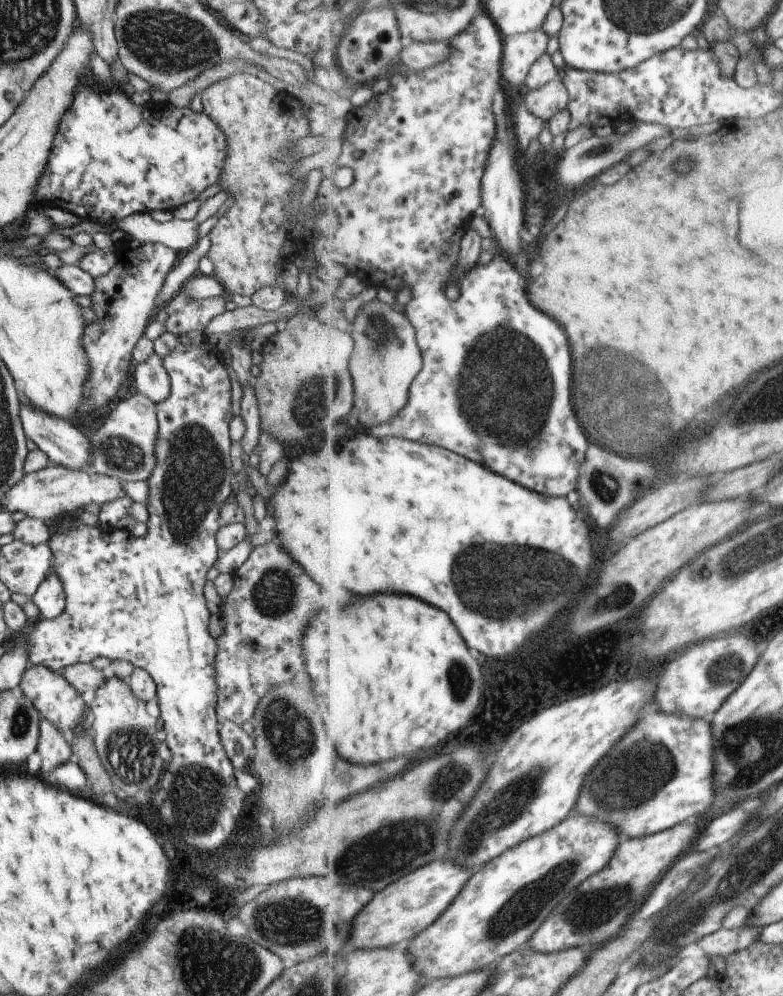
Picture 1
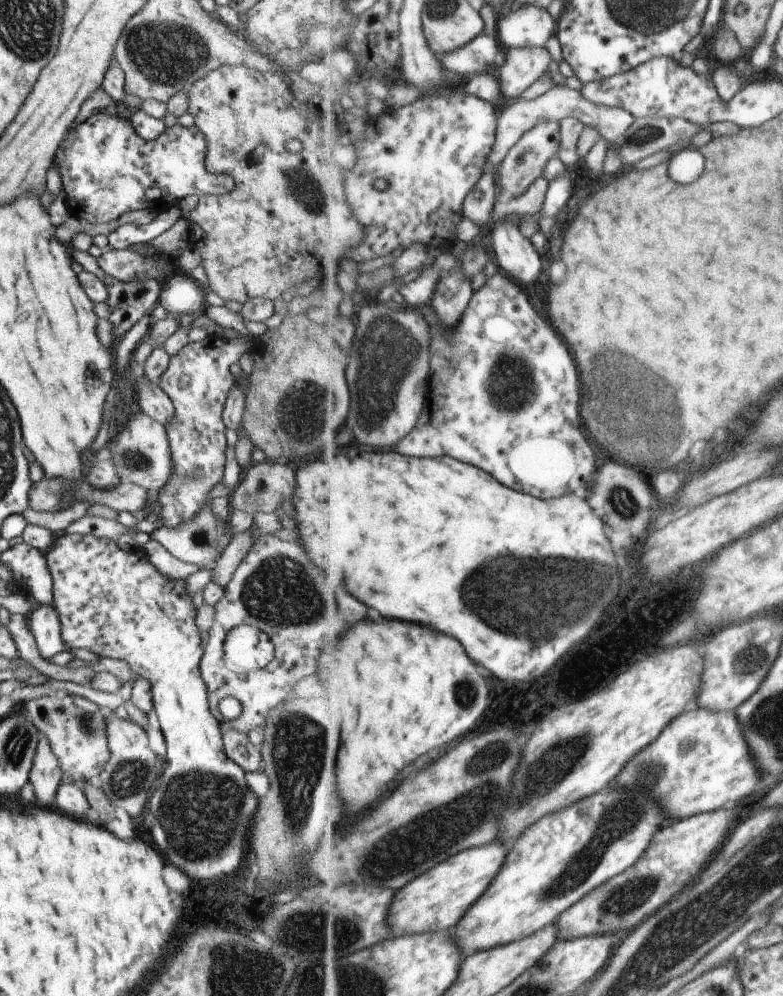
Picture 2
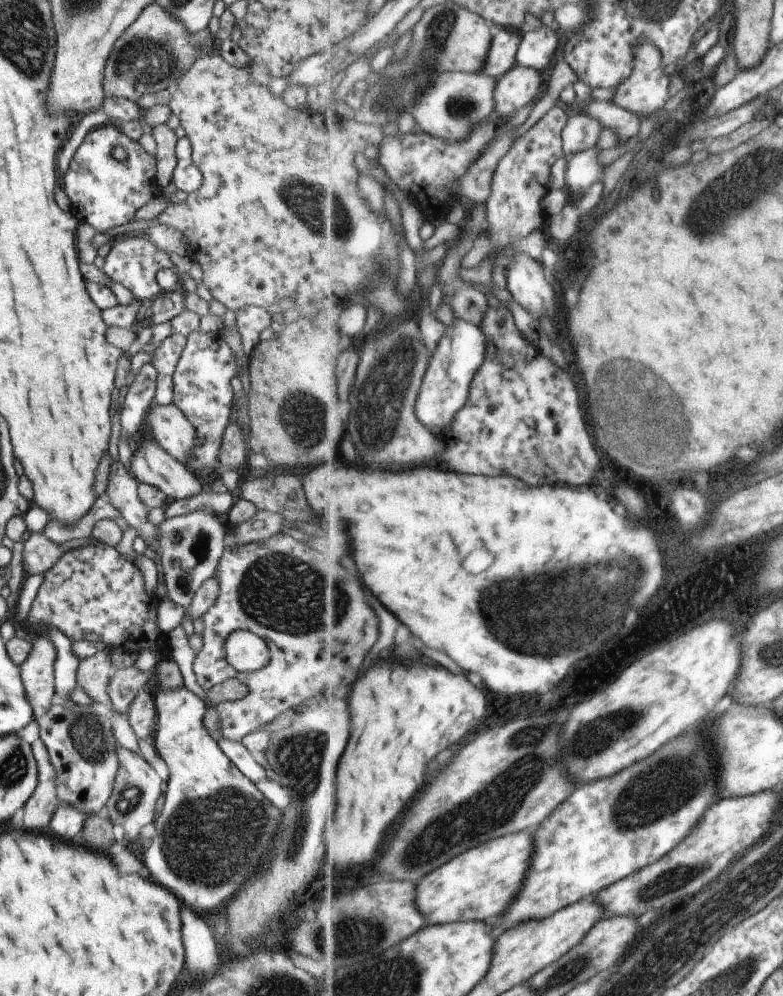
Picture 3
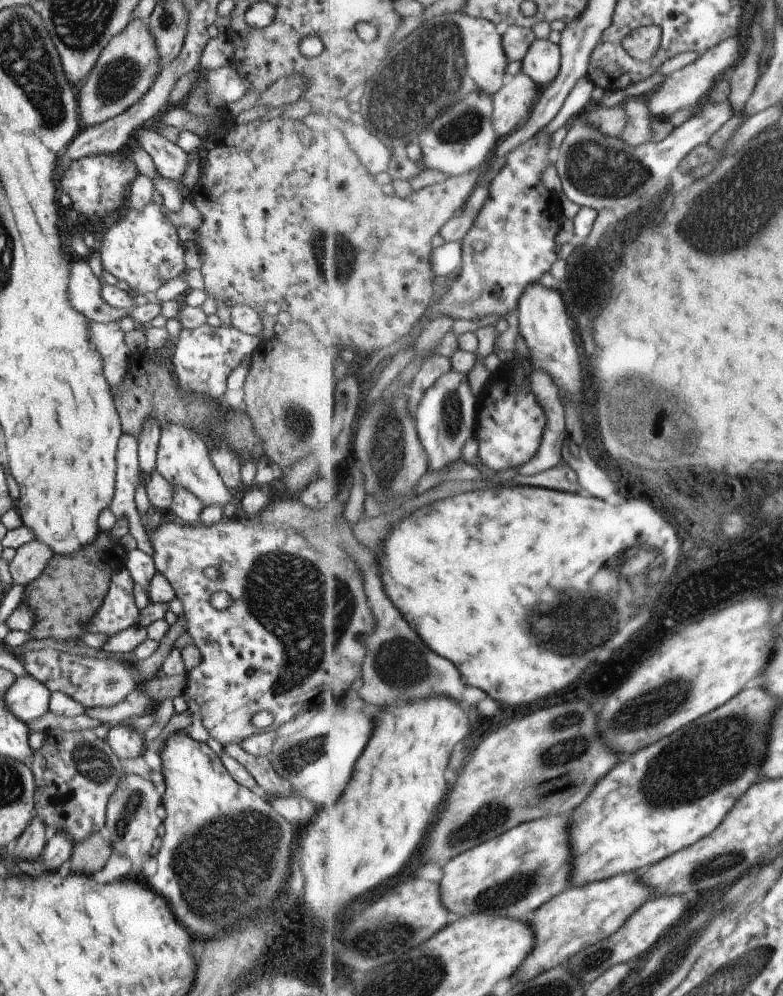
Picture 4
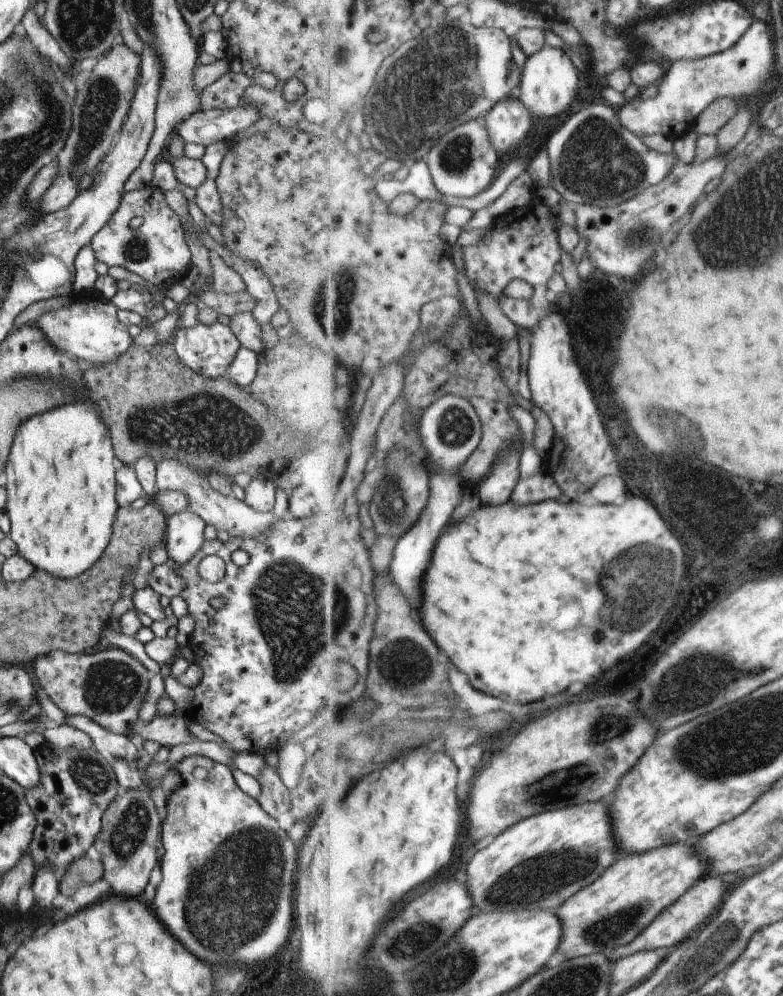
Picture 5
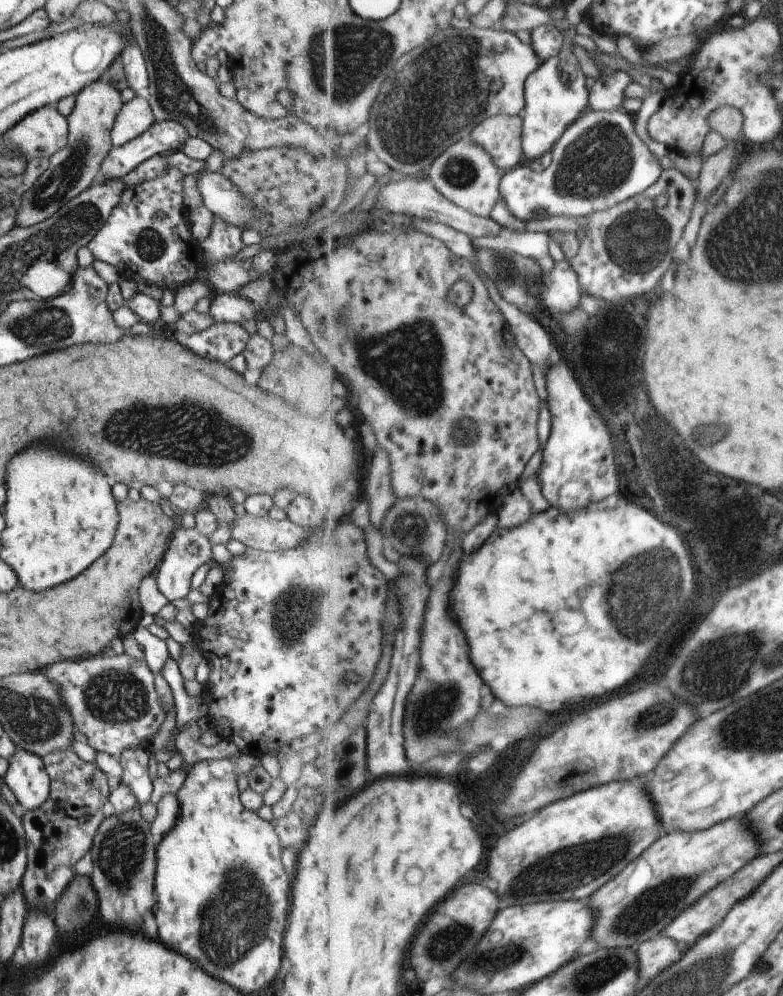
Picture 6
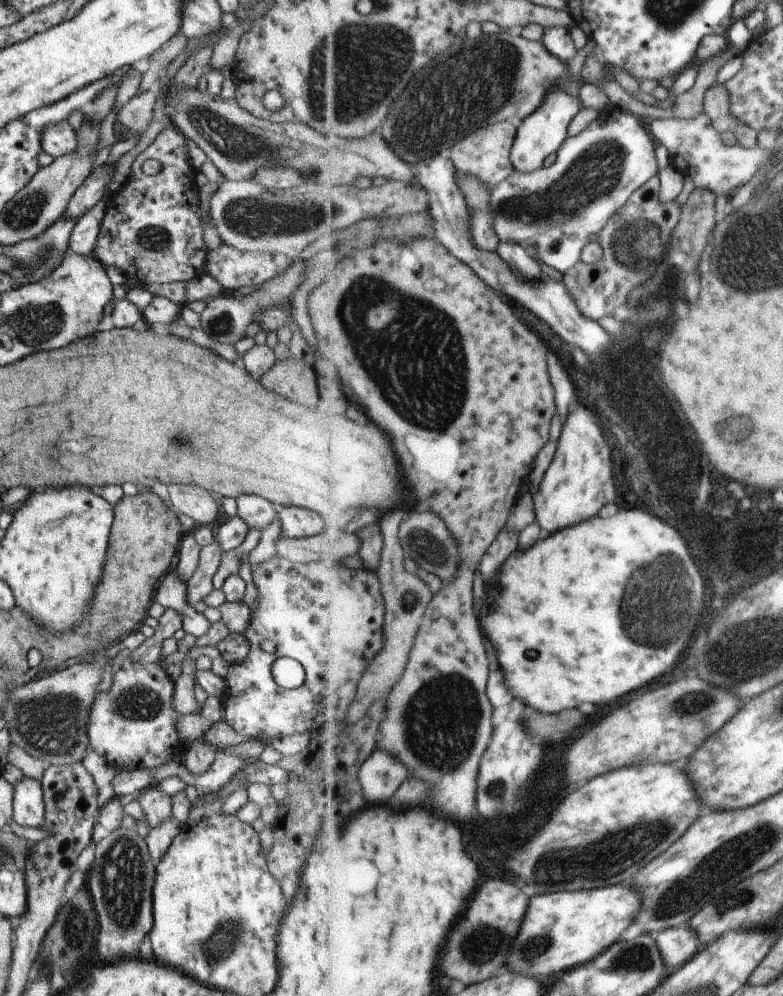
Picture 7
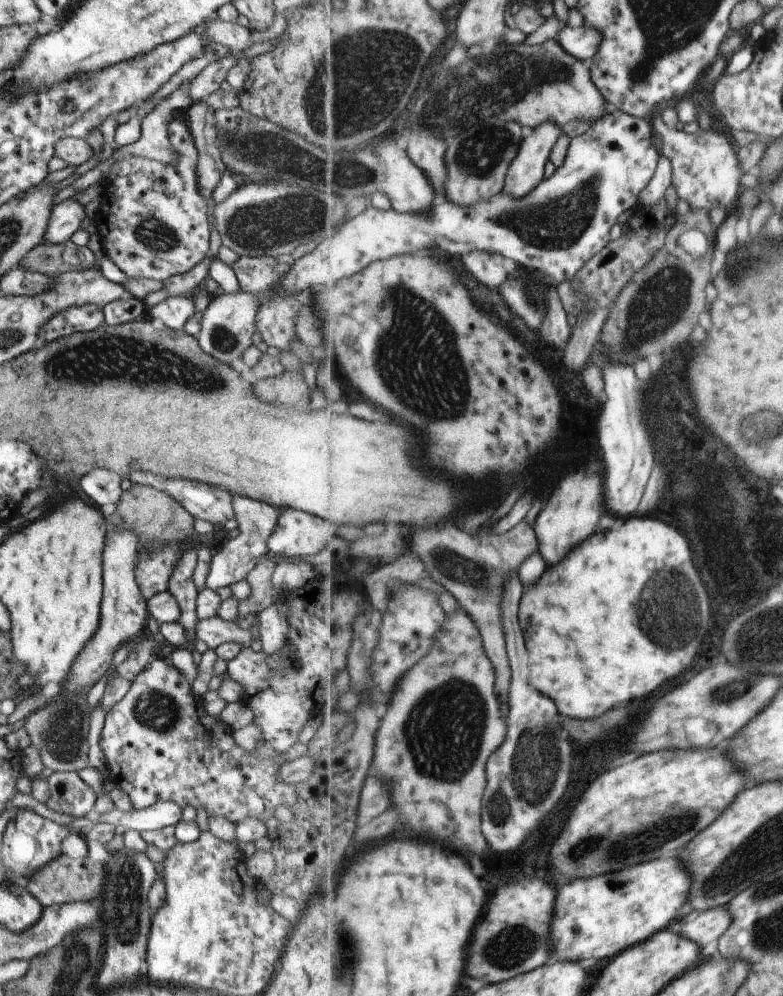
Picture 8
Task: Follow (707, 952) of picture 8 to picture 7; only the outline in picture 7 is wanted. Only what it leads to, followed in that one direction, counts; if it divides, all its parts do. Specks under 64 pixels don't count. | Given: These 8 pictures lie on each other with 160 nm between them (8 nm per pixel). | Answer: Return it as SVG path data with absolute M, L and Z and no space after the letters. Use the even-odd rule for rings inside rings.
M689 924L660 931L655 940L669 973L681 968L704 948Z

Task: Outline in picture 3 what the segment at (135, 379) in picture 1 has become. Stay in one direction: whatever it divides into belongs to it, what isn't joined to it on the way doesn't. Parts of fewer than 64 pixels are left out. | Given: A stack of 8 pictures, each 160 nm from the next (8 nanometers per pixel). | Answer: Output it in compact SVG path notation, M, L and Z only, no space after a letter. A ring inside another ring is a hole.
M171 403L155 405L146 414L146 420L151 428L151 436L159 446L186 468L188 454L193 448L194 428L181 411Z

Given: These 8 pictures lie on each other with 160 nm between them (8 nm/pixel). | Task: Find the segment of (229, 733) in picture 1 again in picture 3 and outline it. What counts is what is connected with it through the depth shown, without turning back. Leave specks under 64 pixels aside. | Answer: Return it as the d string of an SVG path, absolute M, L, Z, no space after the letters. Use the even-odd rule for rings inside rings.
M221 736L216 740L216 743L221 752L237 767L237 770L253 784L268 776L264 768L251 757L241 741L227 740Z

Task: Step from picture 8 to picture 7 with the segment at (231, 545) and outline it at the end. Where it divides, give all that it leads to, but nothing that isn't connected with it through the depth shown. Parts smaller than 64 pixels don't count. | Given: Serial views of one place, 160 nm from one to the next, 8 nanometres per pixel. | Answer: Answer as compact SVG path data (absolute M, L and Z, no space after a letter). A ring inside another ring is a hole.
M240 494L235 497L236 515L245 522L248 530L261 532L272 520L277 511L274 503L259 495Z

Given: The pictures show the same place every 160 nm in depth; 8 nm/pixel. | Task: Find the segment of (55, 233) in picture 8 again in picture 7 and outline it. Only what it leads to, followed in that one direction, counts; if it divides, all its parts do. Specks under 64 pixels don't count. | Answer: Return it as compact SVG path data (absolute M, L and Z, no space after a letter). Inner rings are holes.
M102 164L88 174L75 192L69 197L63 215L79 218L99 199L103 198L106 184L111 180L114 164Z

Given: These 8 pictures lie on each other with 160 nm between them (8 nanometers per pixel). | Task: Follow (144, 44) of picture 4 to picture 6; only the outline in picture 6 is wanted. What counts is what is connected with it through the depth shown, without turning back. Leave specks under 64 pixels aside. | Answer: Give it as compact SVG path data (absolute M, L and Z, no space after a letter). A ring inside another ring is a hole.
M97 79L75 95L73 109L66 116L68 133L65 146L48 158L44 173L22 194L19 208L15 211L15 225L26 227L53 216L63 204L95 182L100 174L101 161L112 147L112 124L123 104L119 93L112 83Z

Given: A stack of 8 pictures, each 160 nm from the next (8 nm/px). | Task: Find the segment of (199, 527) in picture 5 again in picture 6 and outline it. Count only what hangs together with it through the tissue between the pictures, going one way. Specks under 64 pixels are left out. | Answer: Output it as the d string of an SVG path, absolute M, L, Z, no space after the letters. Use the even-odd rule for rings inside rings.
M177 526L176 529L172 530L166 542L162 559L156 568L157 588L168 601L184 598L187 592L191 590L189 584L190 576L201 564L205 564L212 558L210 547L211 544L208 537L203 536L194 526L191 528Z

